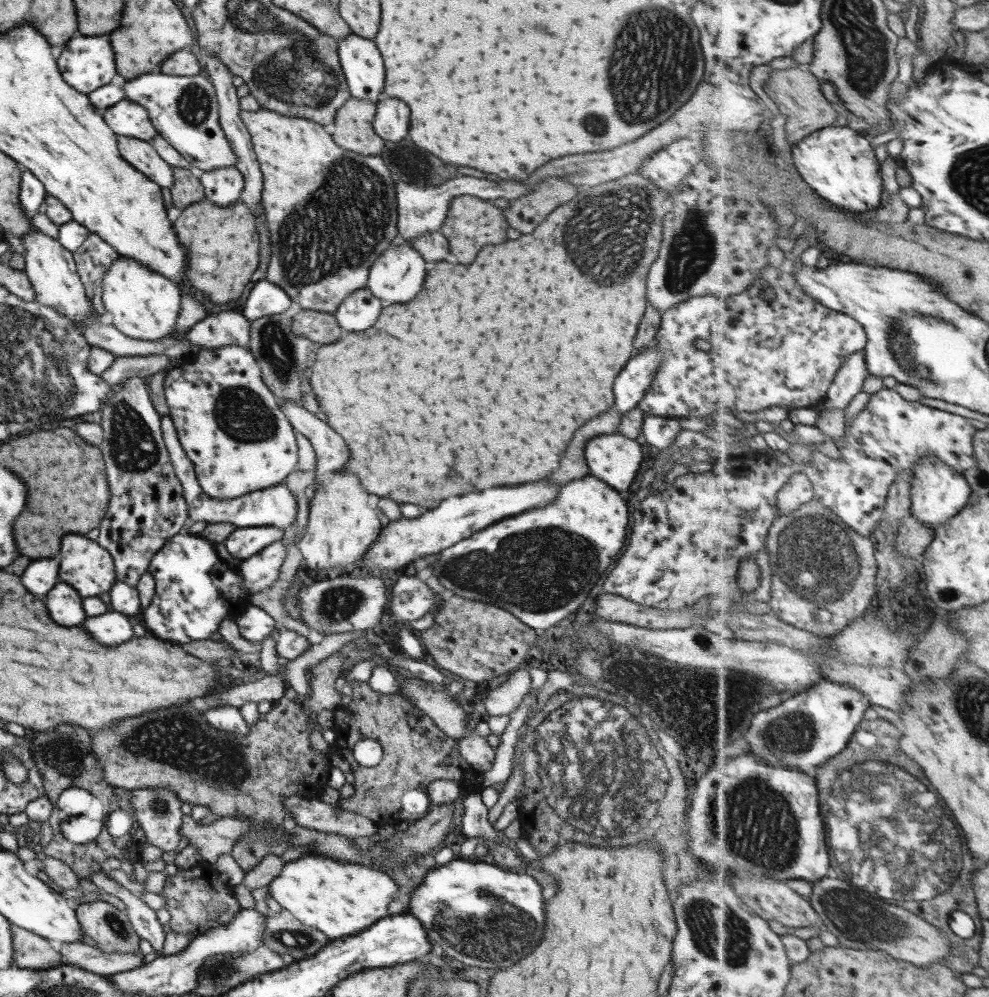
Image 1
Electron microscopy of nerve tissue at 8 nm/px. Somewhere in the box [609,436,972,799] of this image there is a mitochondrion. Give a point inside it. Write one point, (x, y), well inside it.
(819, 564)

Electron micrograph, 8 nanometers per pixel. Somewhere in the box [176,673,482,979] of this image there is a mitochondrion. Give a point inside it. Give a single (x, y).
(291, 939)

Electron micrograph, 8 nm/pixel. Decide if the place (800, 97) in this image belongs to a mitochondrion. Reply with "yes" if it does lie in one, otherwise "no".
no

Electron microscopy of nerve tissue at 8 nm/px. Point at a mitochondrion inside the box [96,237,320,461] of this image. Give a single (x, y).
(241, 414)

